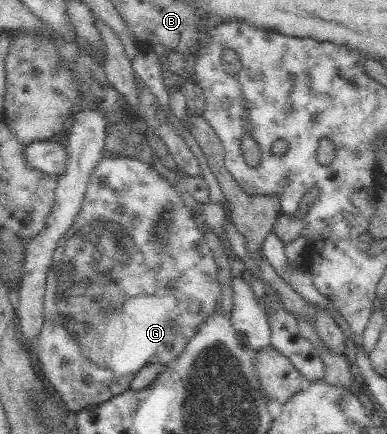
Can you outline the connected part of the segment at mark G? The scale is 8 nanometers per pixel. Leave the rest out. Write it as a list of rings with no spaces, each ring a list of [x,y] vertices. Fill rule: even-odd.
[[[107,153],[101,160],[100,165],[95,169],[95,172],[93,172],[84,196],[81,210],[77,213],[69,230],[61,236],[61,240],[59,240],[57,248],[54,250],[52,262],[46,274],[44,323],[37,340],[35,340],[34,359],[37,362],[39,361],[41,372],[45,374],[45,380],[49,384],[52,396],[58,400],[66,414],[70,412],[77,414],[81,410],[89,409],[125,392],[125,390],[129,390],[134,376],[145,365],[159,364],[163,368],[167,368],[182,355],[185,345],[197,334],[205,321],[218,310],[216,309],[217,300],[219,300],[219,294],[221,294],[219,276],[217,275],[219,274],[219,268],[217,268],[213,252],[207,245],[207,240],[205,240],[204,228],[201,222],[192,217],[194,211],[190,209],[187,198],[176,192],[175,188],[148,164],[139,160],[131,160],[131,158],[126,158],[125,156]],[[117,318],[125,320],[127,330],[113,330],[113,328],[119,328],[119,326],[111,326],[111,324],[119,324],[119,322],[115,322]],[[104,328],[107,328],[107,334],[111,338],[113,338],[113,332],[127,332],[129,338],[133,338],[129,342],[135,342],[135,348],[131,348],[129,352],[115,352],[113,354],[113,364],[108,368],[104,366],[99,356],[99,344],[103,337],[102,330]]]

